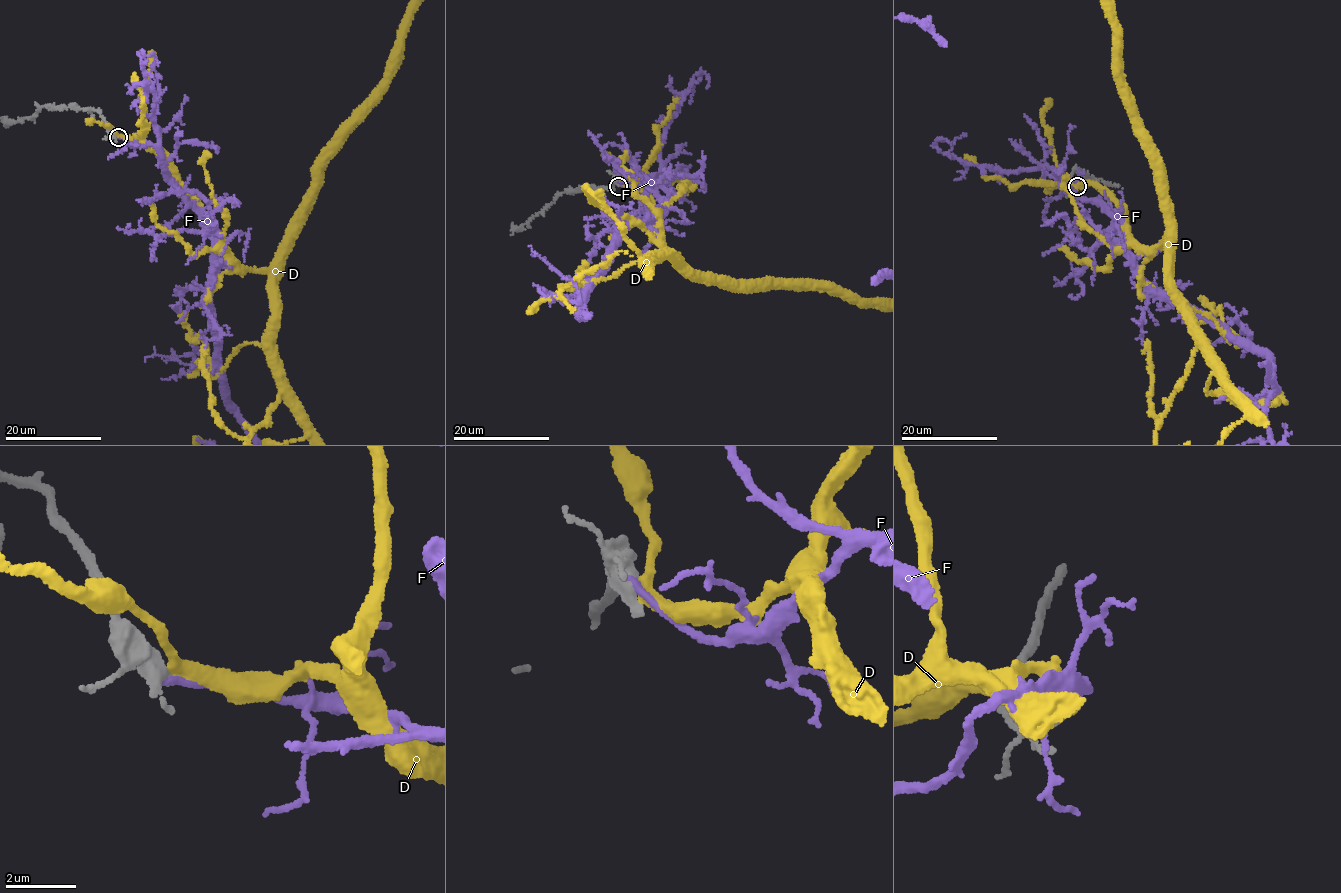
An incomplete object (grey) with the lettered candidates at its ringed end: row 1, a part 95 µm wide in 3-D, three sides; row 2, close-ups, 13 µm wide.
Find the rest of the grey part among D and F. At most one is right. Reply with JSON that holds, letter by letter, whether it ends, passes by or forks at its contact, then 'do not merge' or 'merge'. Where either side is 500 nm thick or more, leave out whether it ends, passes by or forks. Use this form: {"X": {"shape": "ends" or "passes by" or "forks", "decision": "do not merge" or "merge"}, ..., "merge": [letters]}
{"D": {"shape": "passes by", "decision": "do not merge"}, "F": {"decision": "do not merge"}, "merge": []}

